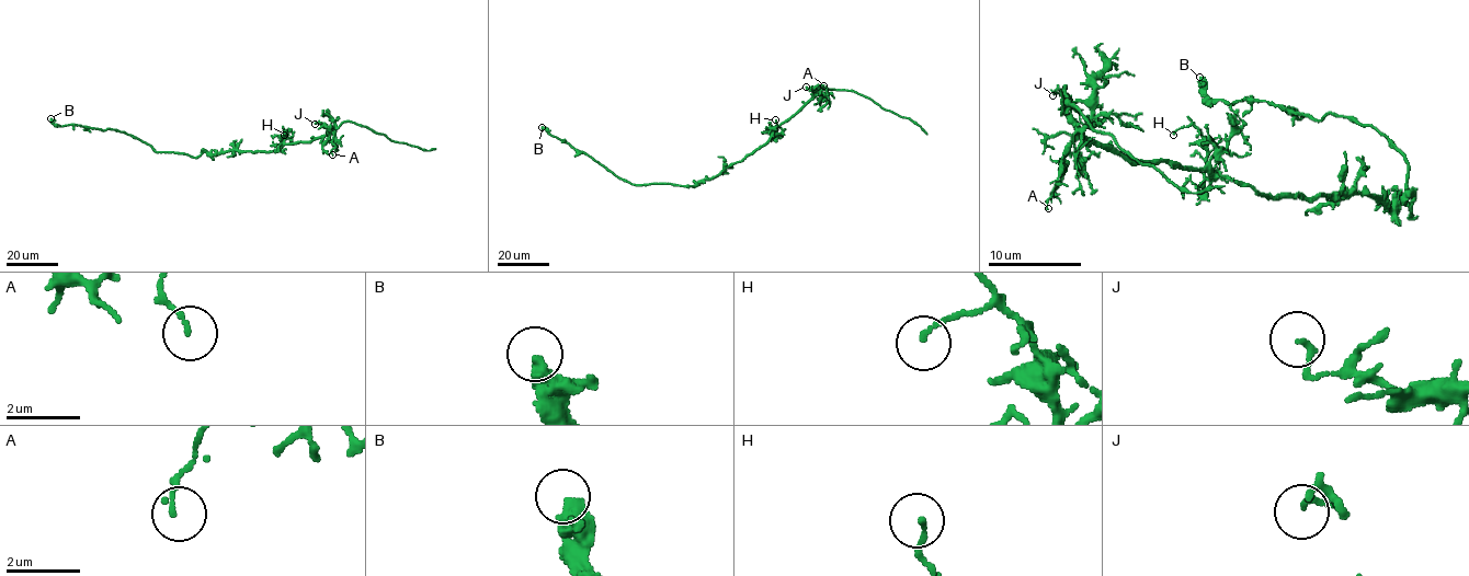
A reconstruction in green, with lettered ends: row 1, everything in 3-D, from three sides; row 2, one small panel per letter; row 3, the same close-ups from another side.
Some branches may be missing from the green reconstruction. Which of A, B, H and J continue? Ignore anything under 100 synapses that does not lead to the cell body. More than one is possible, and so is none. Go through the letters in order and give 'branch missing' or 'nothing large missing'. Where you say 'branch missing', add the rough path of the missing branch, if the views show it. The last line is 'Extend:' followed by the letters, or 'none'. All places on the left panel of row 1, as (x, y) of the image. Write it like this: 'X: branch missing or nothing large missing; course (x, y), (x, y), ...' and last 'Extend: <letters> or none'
A: nothing large missing
B: nothing large missing
H: nothing large missing
J: nothing large missing
Extend: none

